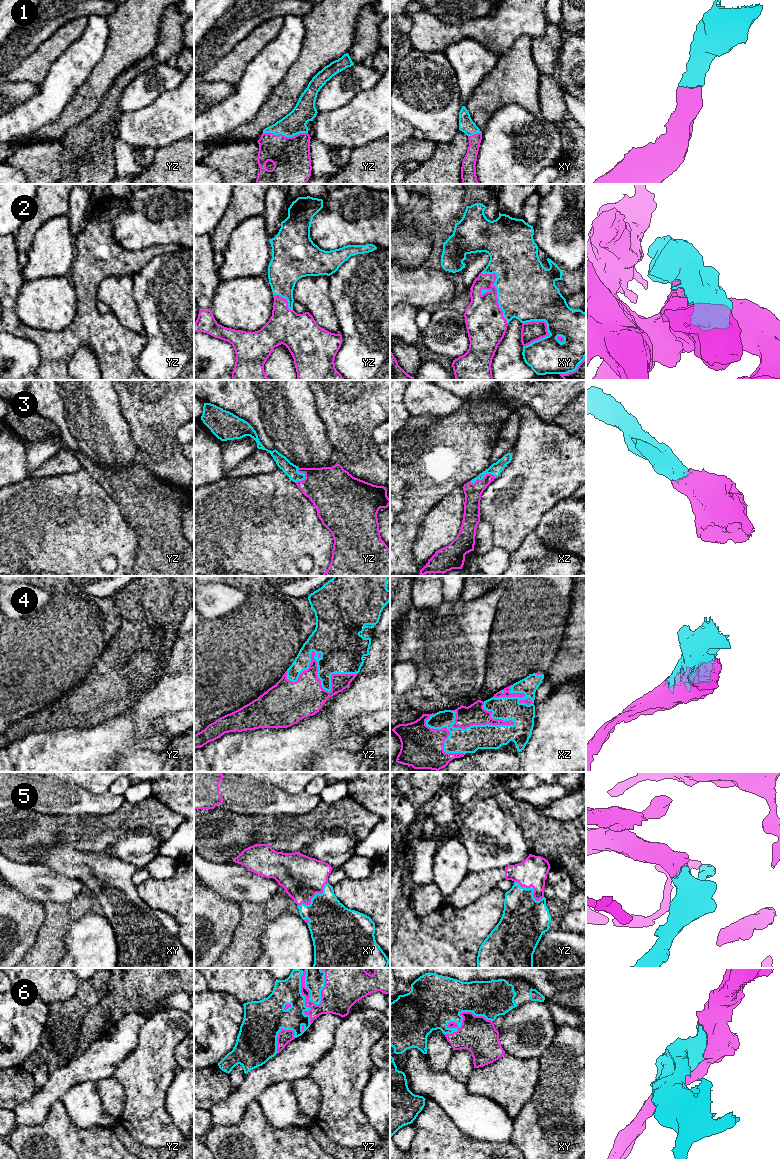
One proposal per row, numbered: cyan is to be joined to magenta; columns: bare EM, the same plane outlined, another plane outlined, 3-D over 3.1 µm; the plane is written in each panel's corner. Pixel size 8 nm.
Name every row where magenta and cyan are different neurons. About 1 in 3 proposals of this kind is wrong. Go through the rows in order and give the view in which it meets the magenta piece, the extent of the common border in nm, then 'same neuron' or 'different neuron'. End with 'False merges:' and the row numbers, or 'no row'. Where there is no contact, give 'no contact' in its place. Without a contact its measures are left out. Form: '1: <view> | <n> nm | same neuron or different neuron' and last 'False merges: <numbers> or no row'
1: yz | 360 nm | same neuron
2: xy | 460 nm | same neuron
3: xz | 220 nm | same neuron
4: yz | 550 nm | same neuron
5: xy | 320 nm | same neuron
6: yz | 460 nm | different neuron
False merges: 6

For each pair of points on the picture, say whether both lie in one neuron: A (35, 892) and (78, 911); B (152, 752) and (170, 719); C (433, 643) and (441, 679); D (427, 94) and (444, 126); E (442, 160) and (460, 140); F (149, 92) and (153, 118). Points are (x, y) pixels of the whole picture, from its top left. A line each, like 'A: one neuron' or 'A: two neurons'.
A: two neurons
B: two neurons
C: one neuron
D: one neuron
E: one neuron
F: two neurons

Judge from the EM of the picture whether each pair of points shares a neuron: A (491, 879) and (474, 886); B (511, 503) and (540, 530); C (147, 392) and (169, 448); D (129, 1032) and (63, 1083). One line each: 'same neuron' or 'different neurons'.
A: same neuron
B: different neurons
C: same neuron
D: same neuron

